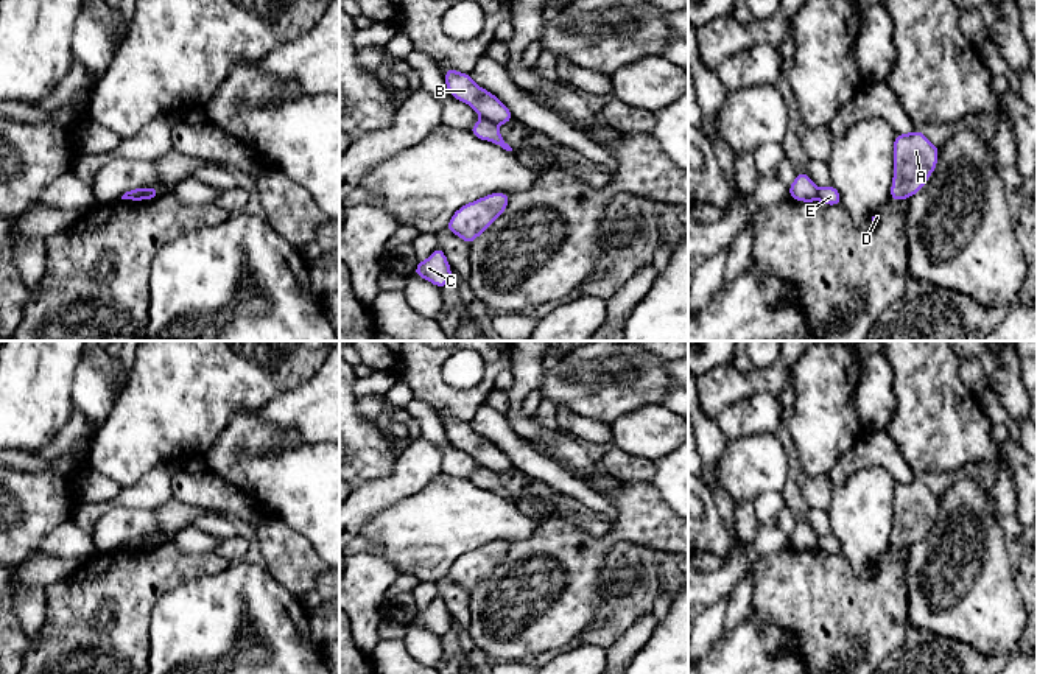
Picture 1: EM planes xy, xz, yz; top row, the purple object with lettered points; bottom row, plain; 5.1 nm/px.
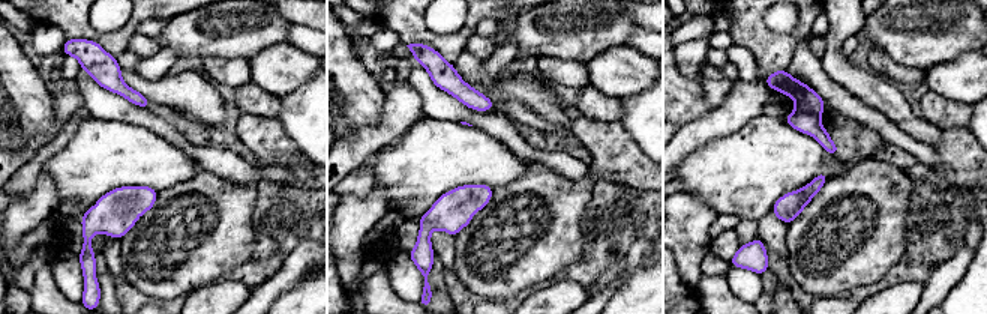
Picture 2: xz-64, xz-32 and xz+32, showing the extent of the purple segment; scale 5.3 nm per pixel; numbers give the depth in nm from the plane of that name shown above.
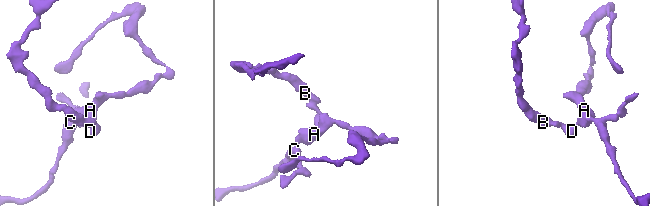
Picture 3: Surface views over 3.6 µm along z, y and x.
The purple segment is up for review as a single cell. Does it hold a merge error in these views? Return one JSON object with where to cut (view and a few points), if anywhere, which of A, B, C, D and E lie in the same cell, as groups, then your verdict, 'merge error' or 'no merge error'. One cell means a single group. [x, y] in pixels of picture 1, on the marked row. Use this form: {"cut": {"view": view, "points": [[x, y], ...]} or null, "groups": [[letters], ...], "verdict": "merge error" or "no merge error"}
{"cut": {"view": "xz", "points": [[483, 119], [495, 125]]}, "groups": [["A", "C", "D", "E"], ["B"]], "verdict": "merge error"}

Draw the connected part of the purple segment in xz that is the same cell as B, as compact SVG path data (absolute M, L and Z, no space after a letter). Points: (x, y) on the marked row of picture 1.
M447 68L444 79L448 93L473 107L483 120L489 120L495 125L504 125L514 120L508 106L495 95L475 84L469 73Z

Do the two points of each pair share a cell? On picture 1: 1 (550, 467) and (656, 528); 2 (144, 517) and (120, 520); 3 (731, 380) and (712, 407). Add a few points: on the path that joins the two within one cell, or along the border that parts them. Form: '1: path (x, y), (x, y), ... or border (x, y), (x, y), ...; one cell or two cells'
1: border (601, 495), (617, 512), (614, 523); two cells
2: path (137, 519), (126, 519); one cell
3: path (724, 386), (712, 400); one cell

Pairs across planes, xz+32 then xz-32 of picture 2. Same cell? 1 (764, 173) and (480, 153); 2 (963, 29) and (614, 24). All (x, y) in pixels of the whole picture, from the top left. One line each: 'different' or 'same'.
1: same
2: same

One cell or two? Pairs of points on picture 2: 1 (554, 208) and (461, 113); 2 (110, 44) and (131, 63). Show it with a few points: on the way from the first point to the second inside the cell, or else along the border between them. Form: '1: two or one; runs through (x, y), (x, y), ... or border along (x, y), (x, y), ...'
1: two; border along (527, 161), (539, 161), (560, 175)
2: two; border along (126, 51), (117, 59)

